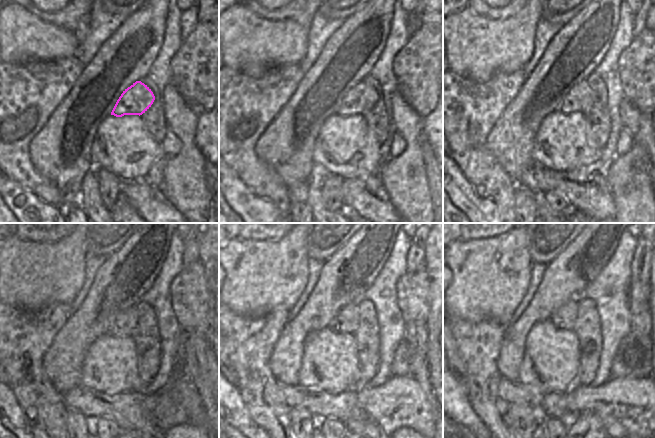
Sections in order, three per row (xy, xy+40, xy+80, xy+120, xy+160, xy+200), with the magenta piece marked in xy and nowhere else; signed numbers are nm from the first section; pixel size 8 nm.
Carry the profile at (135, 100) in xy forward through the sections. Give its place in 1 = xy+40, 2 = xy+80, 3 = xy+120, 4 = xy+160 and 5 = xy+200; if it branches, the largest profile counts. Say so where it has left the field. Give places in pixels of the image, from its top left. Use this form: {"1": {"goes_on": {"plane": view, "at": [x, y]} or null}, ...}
{"1": {"goes_on": {"plane": "xy+40", "at": [359, 99]}}, "2": {"goes_on": {"plane": "xy+80", "at": [580, 98]}}, "3": {"goes_on": {"plane": "xy+120", "at": [126, 321]}}, "4": {"goes_on": {"plane": "xy+160", "at": [347, 320]}}, "5": {"goes_on": {"plane": "xy+200", "at": [564, 318]}}}

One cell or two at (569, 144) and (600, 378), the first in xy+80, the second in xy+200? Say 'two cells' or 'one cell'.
two cells

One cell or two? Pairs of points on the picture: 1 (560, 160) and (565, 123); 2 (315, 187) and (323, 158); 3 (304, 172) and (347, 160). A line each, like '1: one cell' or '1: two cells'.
1: one cell
2: two cells
3: two cells

